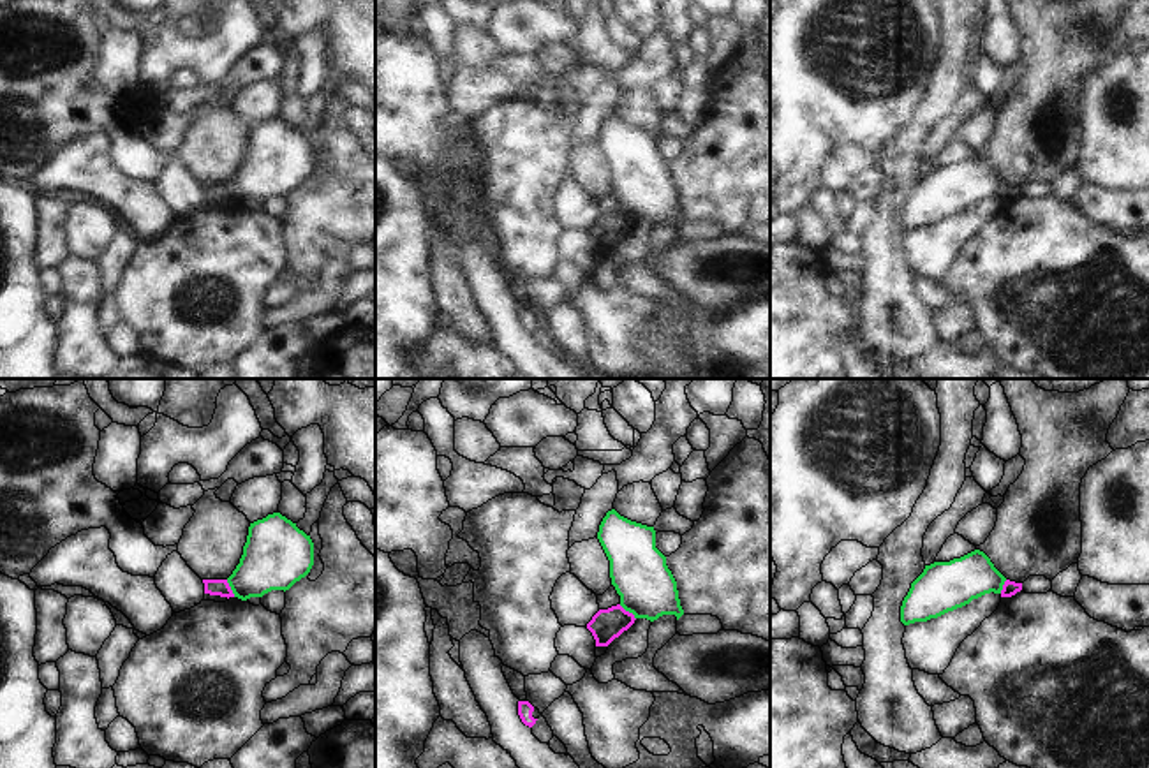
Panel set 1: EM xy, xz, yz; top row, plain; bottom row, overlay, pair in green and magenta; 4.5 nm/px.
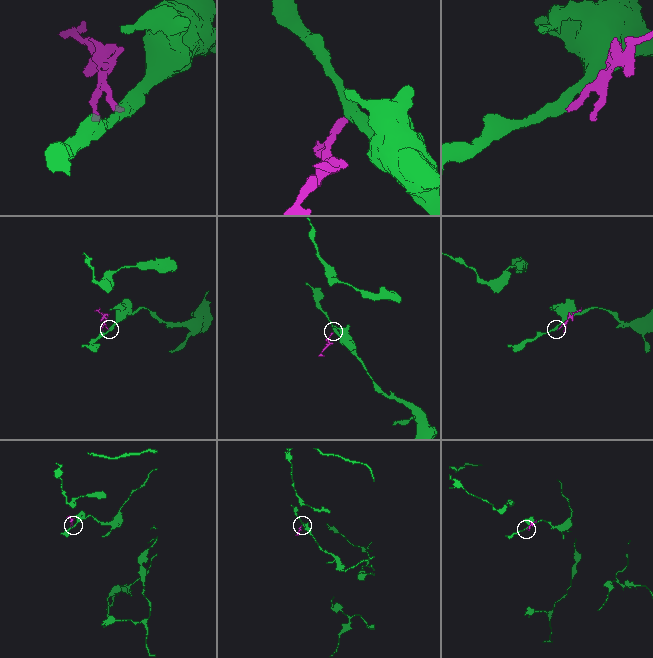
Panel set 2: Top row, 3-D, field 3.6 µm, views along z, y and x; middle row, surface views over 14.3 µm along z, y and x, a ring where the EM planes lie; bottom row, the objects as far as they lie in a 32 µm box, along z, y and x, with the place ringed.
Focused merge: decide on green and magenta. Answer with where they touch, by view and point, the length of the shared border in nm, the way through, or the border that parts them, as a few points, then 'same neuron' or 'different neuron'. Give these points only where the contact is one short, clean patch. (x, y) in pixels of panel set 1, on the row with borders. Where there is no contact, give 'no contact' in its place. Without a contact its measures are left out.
meets green in xz at (628, 610); contact 100 nm long; border along xz (619, 605), (635, 619); different neuron

